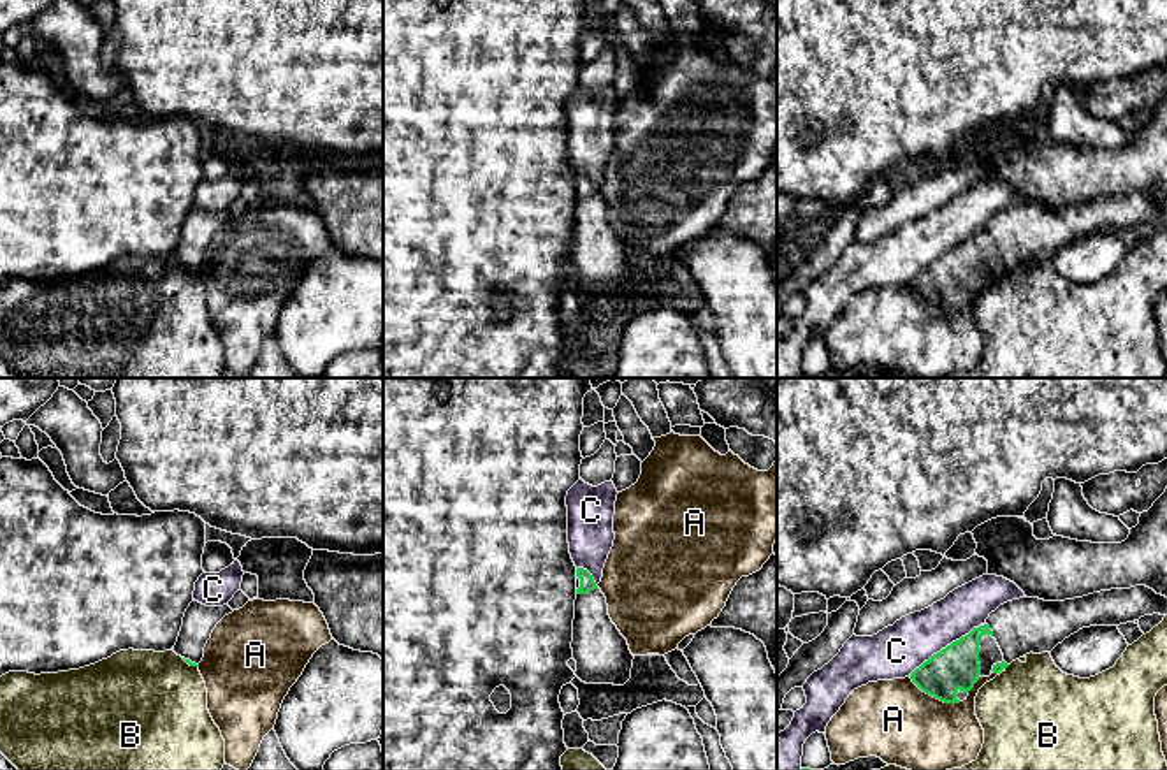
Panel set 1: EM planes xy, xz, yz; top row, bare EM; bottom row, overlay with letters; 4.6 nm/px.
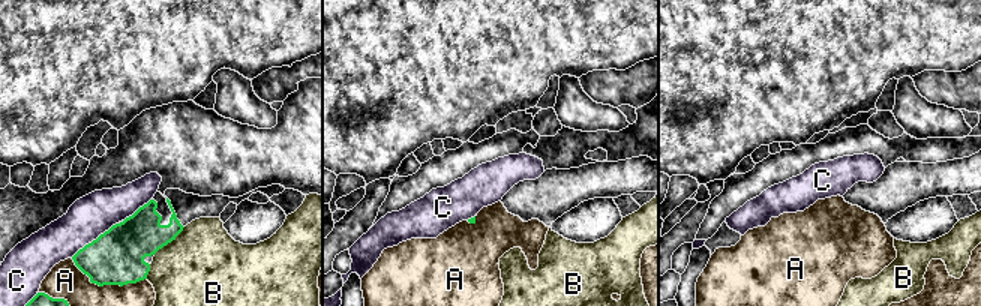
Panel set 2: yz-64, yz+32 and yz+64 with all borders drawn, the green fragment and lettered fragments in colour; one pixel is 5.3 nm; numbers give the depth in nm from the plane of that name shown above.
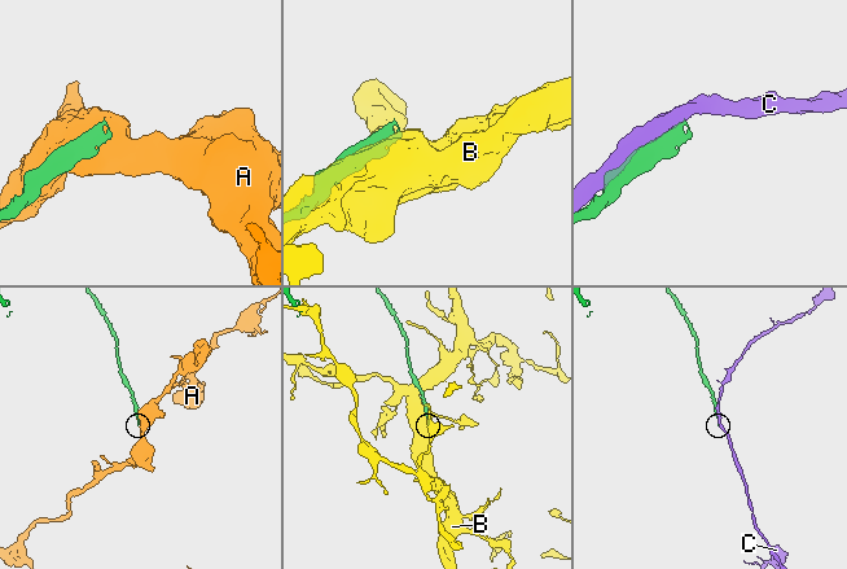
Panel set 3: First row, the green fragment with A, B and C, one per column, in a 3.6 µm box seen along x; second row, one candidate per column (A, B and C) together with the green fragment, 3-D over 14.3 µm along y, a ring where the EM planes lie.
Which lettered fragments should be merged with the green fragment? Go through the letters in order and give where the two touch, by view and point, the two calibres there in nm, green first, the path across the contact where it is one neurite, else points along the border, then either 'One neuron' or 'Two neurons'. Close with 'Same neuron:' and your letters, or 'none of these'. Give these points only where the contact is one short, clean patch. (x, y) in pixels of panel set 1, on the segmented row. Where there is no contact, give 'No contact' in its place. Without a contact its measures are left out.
A: Touches green at yz (934, 697). Thickness 200 nm (green) against 360 nm. Two neurons
B: Touches green at xy (190, 665). Thickness 20 nm (green) against 500 nm. Two neurons
C: Touches green at yz (946, 647). Thickness 200 nm (green) against 240 nm. Two neurons
Same neuron: none of these

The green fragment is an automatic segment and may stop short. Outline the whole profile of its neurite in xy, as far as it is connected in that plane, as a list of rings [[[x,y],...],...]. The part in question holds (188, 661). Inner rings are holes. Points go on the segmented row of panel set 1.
[[[192,601],[185,612],[183,626],[174,645],[174,652],[181,656],[190,666],[199,666],[204,657],[204,647],[211,638],[216,624],[234,610],[228,605],[206,607]]]

